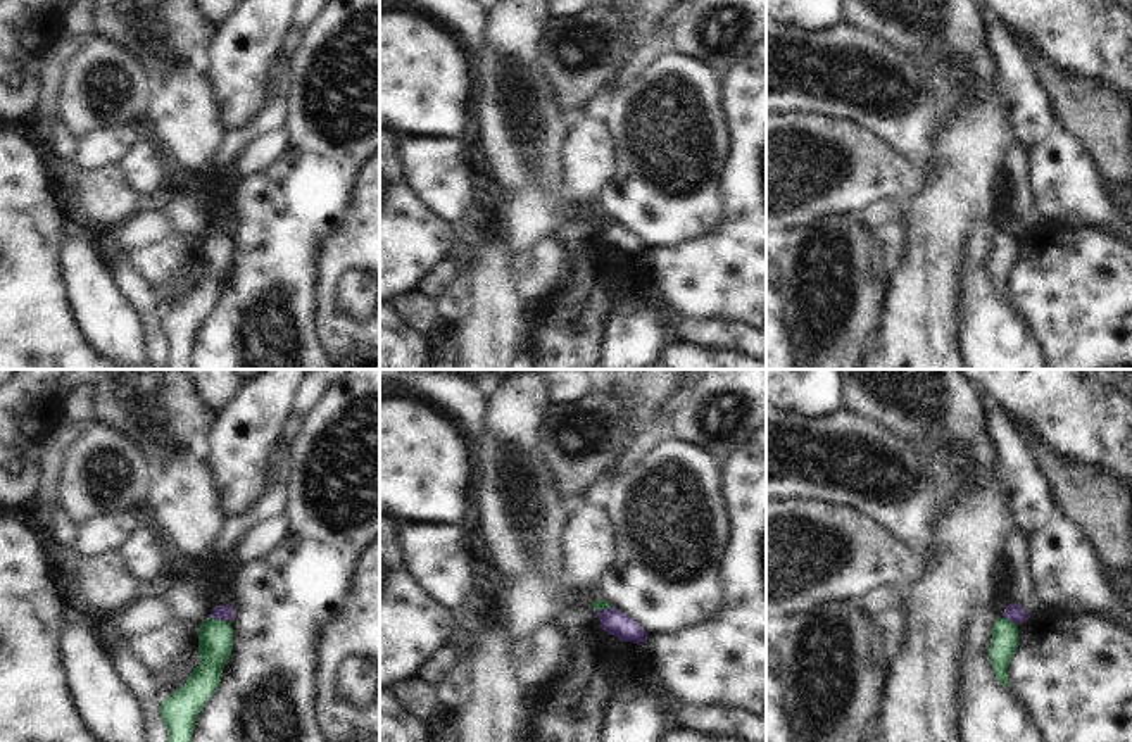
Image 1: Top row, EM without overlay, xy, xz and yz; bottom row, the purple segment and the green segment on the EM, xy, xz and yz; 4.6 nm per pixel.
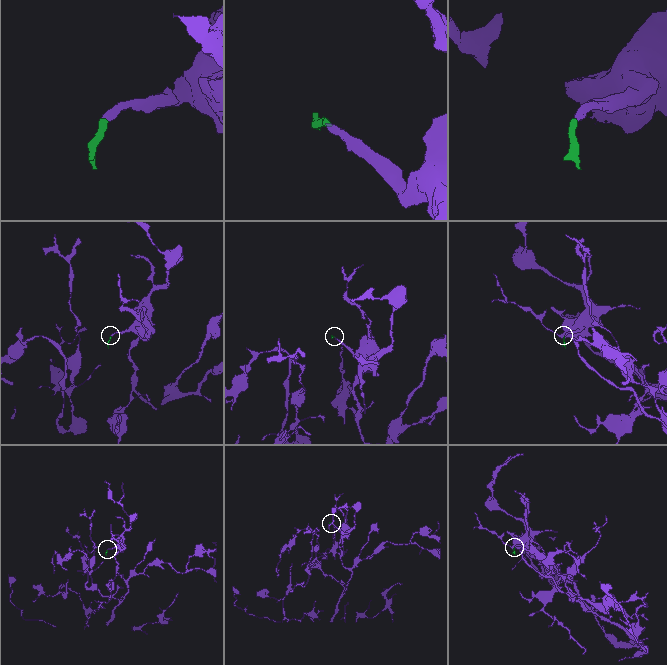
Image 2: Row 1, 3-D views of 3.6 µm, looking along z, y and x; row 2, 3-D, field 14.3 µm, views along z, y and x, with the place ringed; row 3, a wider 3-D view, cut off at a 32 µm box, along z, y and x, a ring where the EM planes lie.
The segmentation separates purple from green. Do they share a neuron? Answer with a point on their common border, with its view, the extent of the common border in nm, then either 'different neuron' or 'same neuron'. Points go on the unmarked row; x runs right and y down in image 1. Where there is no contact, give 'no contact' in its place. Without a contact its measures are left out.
meets purple in xy at (220, 232); contact 90 nm long; different neuron

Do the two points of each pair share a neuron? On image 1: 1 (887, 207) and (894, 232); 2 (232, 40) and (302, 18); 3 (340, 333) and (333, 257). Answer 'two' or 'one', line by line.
1: two
2: two
3: one

